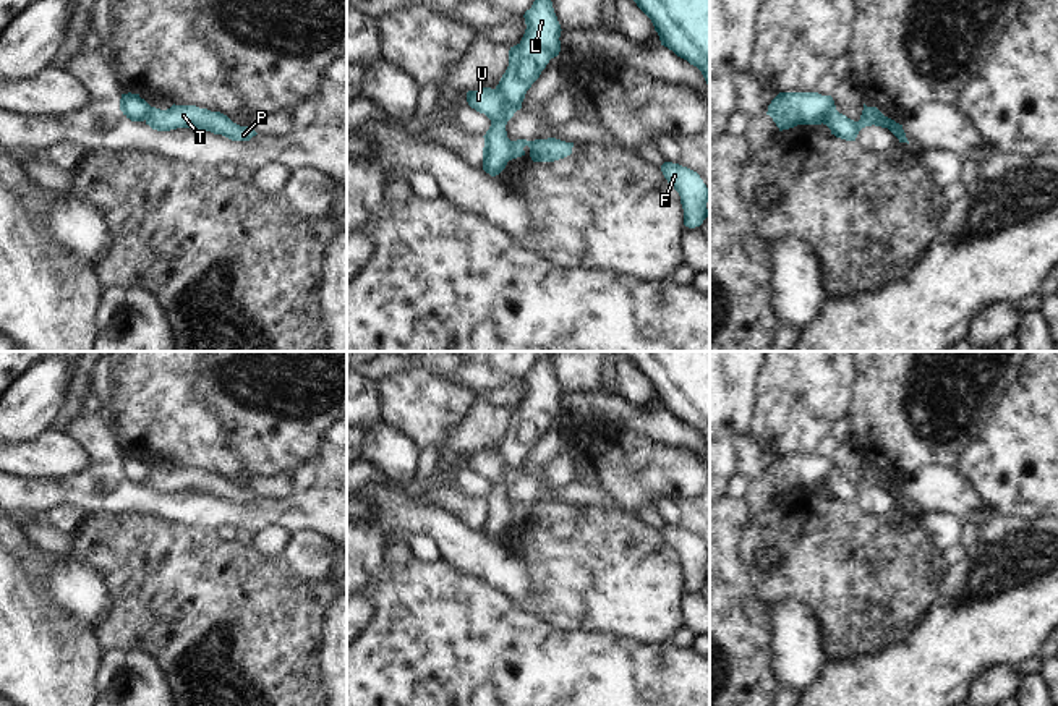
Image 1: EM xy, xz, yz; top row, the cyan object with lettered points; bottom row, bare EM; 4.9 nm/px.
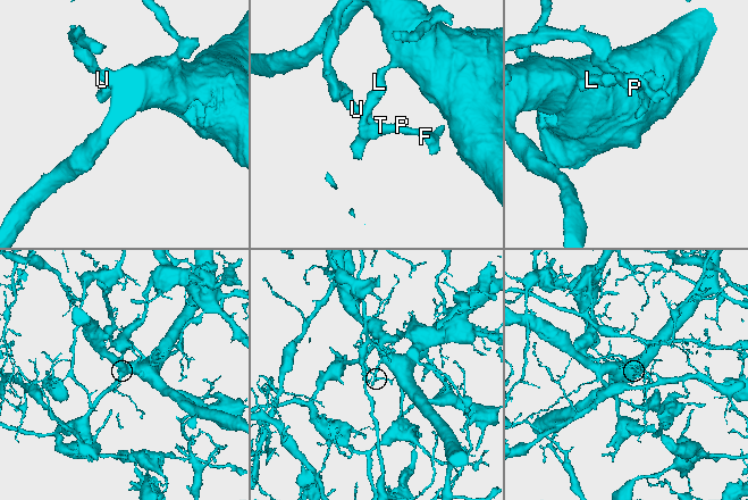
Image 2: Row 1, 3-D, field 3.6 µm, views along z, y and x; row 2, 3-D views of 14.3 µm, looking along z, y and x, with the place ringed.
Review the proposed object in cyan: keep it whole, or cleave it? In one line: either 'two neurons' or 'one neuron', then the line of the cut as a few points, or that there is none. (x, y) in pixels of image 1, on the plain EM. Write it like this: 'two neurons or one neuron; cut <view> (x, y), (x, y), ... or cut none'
two neurons; cut xz (494, 452), (503, 463), (503, 473), (491, 483)

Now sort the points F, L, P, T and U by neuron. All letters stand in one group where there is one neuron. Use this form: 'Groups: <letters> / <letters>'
Groups: F P T U / L.

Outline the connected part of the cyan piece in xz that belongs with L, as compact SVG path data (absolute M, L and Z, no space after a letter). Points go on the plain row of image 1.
M543 351L531 371L525 374L525 397L509 413L509 429L496 449L504 463L499 479L491 483L483 510L483 533L499 538L509 523L515 521L506 487L509 478L522 471L527 453L540 440L551 421L561 415L561 387L552 371L554 351Z

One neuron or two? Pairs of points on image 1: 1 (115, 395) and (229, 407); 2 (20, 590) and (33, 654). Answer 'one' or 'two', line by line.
1: two
2: one

